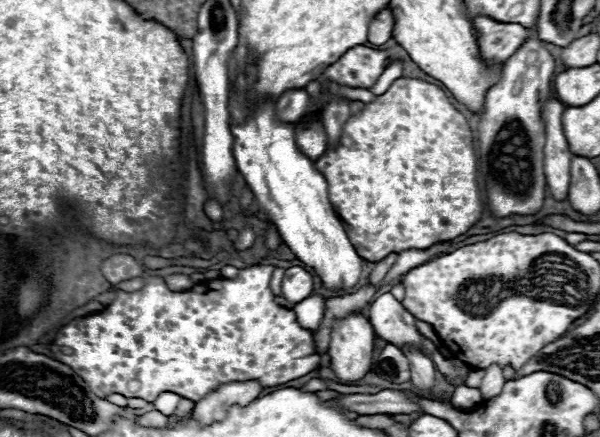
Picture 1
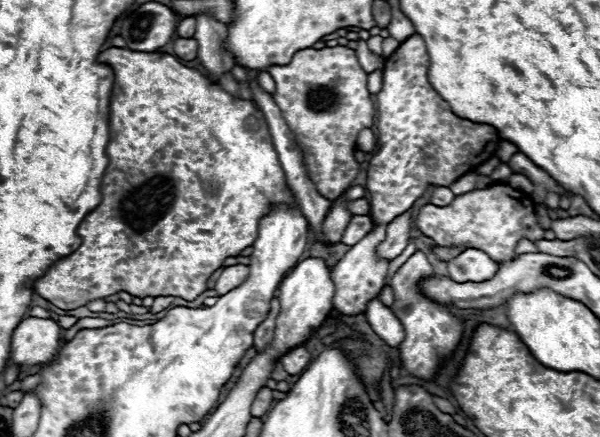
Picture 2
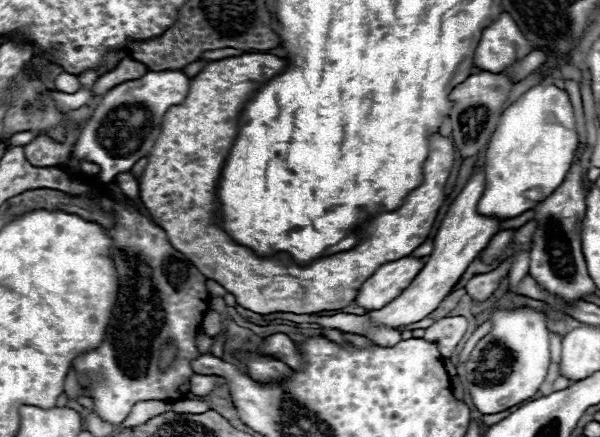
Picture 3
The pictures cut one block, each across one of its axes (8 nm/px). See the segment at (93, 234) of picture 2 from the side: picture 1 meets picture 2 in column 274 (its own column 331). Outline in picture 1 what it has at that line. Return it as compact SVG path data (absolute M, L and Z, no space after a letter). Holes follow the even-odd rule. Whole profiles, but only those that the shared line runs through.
M398 78L388 92L352 116L338 146L324 152L316 166L328 180L330 202L346 226L352 246L368 262L378 262L390 252L426 248L434 242L458 238L482 216L472 130L438 86L416 78Z

